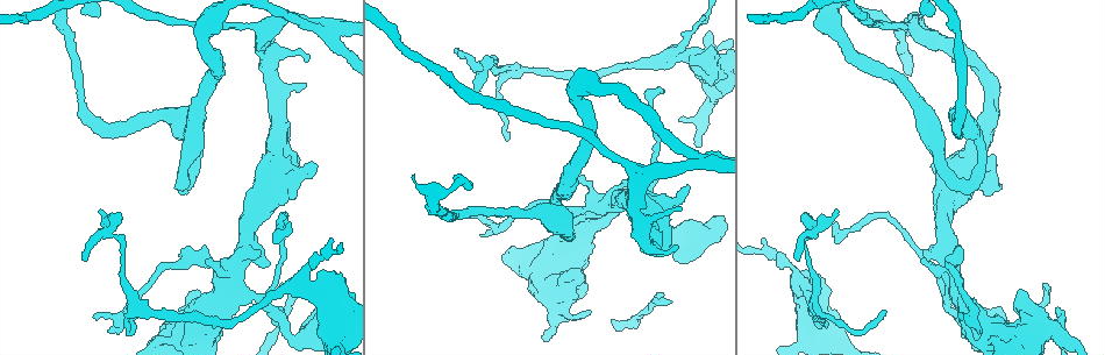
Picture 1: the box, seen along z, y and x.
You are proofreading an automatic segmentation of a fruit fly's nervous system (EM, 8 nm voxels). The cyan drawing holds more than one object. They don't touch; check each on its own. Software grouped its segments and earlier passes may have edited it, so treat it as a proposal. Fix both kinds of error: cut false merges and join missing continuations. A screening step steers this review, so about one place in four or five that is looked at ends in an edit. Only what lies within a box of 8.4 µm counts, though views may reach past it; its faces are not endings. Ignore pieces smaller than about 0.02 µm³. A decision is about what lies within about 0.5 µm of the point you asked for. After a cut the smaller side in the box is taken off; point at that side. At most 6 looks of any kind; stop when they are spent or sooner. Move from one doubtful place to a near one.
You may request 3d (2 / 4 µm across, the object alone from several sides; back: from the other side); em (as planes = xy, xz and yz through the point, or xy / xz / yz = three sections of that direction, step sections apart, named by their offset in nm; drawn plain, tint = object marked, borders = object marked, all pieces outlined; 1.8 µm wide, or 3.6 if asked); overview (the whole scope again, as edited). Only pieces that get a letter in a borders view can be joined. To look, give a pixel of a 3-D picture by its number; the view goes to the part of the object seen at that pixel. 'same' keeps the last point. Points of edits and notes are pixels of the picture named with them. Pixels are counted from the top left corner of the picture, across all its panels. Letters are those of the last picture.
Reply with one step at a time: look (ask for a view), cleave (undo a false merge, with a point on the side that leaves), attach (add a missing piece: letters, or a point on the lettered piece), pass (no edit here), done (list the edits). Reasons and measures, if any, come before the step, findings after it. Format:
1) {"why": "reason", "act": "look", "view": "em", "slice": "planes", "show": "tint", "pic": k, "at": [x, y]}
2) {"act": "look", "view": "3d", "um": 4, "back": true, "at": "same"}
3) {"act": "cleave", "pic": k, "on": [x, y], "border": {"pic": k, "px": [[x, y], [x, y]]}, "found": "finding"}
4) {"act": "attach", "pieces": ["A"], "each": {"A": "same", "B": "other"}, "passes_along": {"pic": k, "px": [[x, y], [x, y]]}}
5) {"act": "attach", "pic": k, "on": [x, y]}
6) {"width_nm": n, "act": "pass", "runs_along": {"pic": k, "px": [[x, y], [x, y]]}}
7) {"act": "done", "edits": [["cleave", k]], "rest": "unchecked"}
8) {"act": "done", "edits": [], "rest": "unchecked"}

{"why": "closes a loop", "act": "look", "view": "em", "um": 3.6, "slice": "yz", "step": 4, "show": "tint", "pic": 1, "at": [574, 263]}

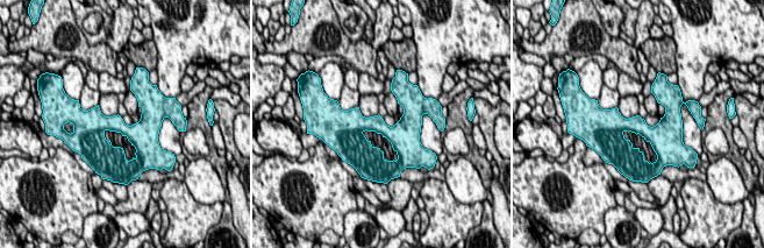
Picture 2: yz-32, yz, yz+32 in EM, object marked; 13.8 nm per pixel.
{"why": "cut it another way", "act": "look", "view": "em", "um": 3.6, "slice": "xy", "step": 8, "show": "borders", "at": "same"}

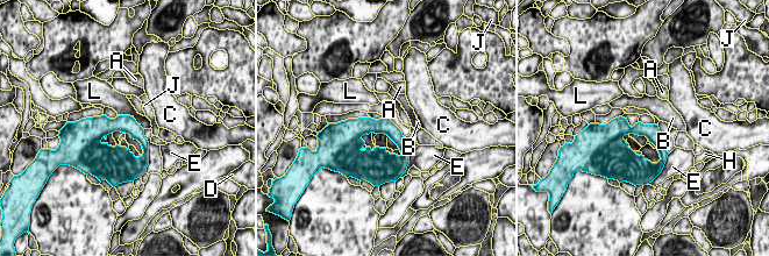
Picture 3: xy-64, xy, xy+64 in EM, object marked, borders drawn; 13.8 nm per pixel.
{"act": "pass", "each": {"A": "other", "B": "other", "C": "other", "D": "other", "E": "other", "H": "other", "J": "other", "L": "other"}, "runs_along": {"pic": 3, "px": [[93, 121], [127, 125], [146, 153]]}, "found": "all the same neuron"}

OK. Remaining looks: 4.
{"act": "look", "view": "3d", "um": 2, "pic": 1, "at": [123, 259]}

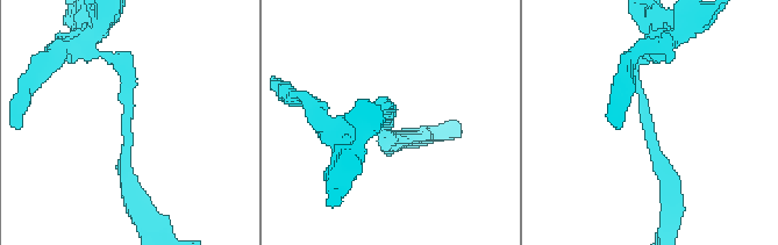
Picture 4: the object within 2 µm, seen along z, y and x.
{"arm_widths_nm": [170, 190], "why": "shape alone is not enough", "act": "look", "view": "em", "slice": "planes", "show": "borders", "pic": 4, "at": [387, 120]}

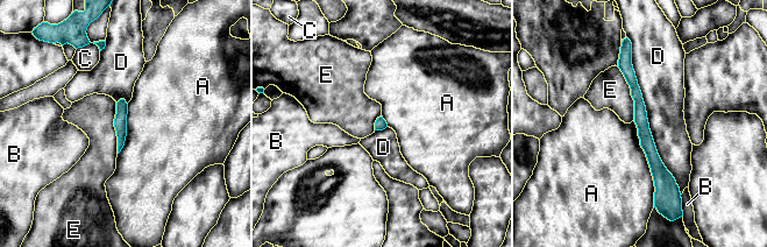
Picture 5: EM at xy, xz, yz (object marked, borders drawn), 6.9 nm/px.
{"act": "pass", "each": {"A": "other", "B": "other", "C": "other", "D": "other", "E": "other"}, "runs_along": {"pic": 5, "px": [[625, 56], [660, 191]]}, "found": "all the same neuron"}

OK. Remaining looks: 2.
{"why": "calibre changes", "act": "look", "view": "em", "um": 3.6, "slice": "planes", "show": "borders", "pic": 1, "at": [804, 339]}

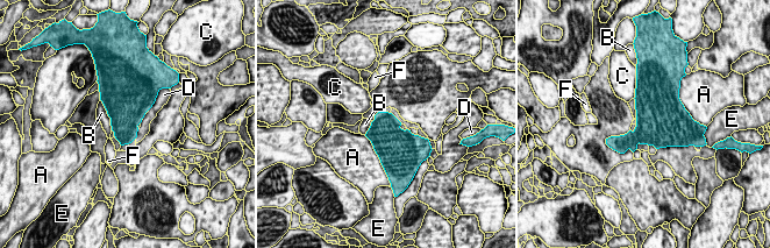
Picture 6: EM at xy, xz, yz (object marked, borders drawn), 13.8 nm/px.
{"act": "pass", "each": {"A": "other", "B": "other", "C": "other", "D": "other", "E": "other", "F": "other"}, "found": "continuous, no second neuron"}

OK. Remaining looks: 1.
{"act": "done", "edits": [], "rest": "unchecked"}

